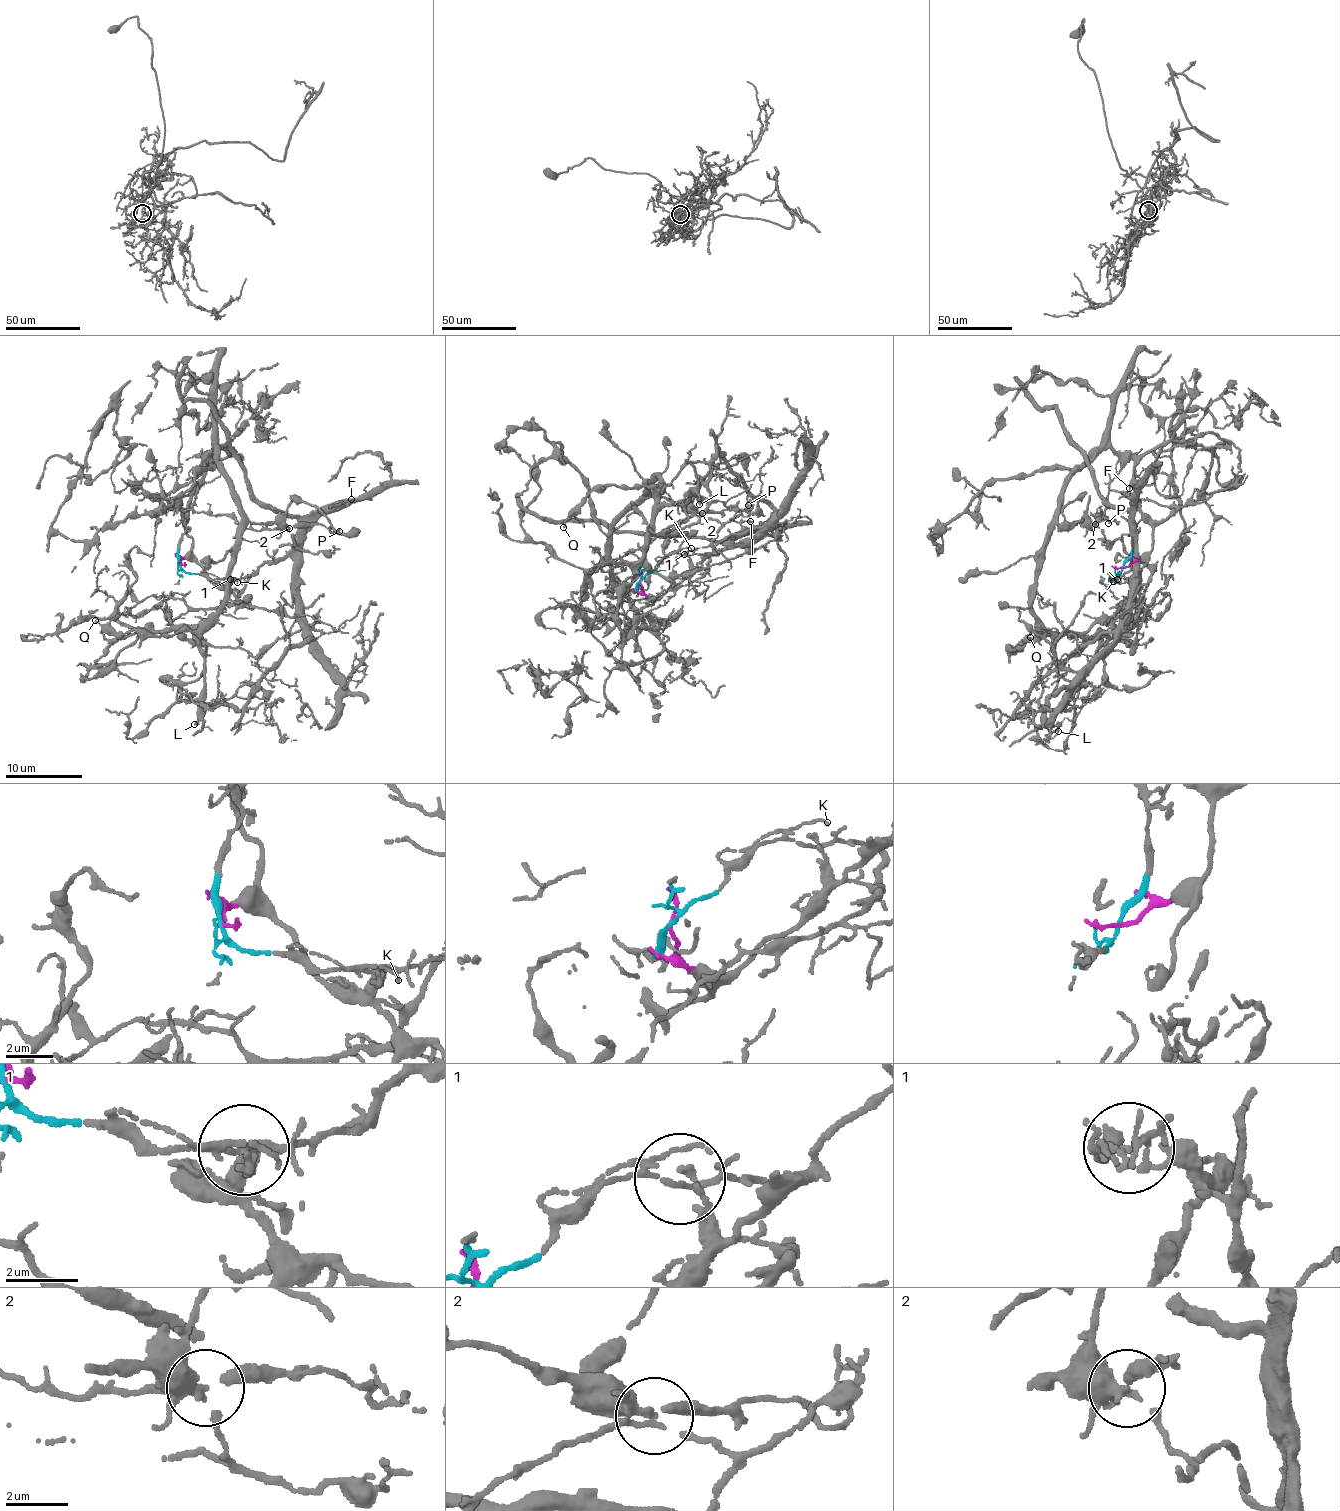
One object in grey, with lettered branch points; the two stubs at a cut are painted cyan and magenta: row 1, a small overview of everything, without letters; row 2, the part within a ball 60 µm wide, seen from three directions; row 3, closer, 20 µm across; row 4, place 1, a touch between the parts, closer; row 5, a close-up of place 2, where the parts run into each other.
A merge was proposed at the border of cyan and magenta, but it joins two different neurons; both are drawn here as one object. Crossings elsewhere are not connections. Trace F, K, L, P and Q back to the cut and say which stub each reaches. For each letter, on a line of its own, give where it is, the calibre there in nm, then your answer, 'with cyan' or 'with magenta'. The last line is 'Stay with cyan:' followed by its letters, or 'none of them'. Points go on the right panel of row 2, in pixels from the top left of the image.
F: at (1129, 488); 110 nm thick; with cyan
K: at (1113, 581); 100 nm thick; with cyan
L: at (1058, 731); 160 nm thick; with magenta
P: at (1108, 523); 180 nm thick; with magenta
Q: at (1030, 637); 170 nm thick; with magenta
Stay with cyan: F, K

